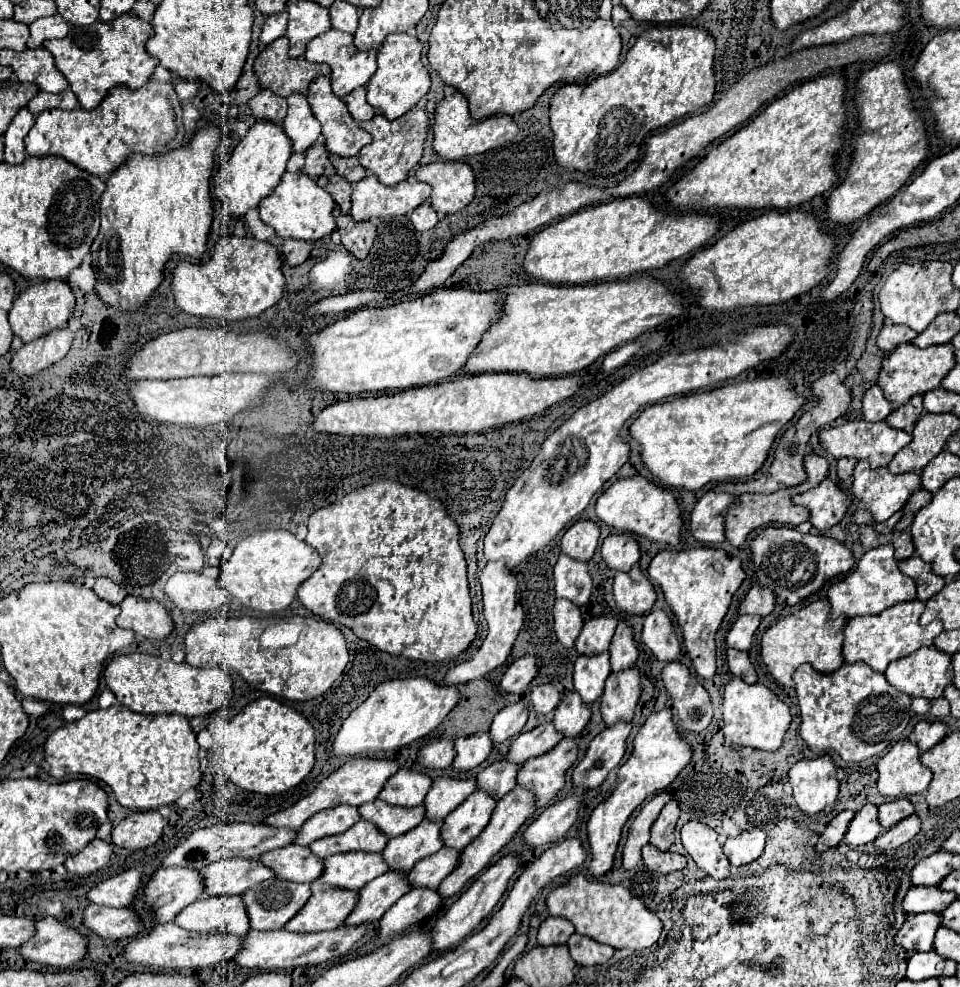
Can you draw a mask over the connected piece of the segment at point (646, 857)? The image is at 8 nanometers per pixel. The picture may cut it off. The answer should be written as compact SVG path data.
M646 844L642 848L642 860L646 868L660 872L660 874L670 874L676 870L682 870L686 866L686 858L678 852L660 852L652 844Z

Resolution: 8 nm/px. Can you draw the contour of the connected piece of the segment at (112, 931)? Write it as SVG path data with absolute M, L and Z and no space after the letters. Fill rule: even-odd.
M88 904L84 924L102 938L134 938L142 930L142 918L132 908L108 908Z

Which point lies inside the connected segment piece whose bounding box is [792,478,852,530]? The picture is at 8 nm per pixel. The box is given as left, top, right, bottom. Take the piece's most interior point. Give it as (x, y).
(828, 504)

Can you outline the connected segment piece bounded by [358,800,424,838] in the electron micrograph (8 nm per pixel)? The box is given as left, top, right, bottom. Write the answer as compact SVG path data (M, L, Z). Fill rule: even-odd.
M374 800L374 802L366 802L366 806L360 806L358 810L364 820L376 824L390 838L396 838L412 830L424 820L422 804L414 808L402 808L402 806L390 806L388 802L382 800Z

